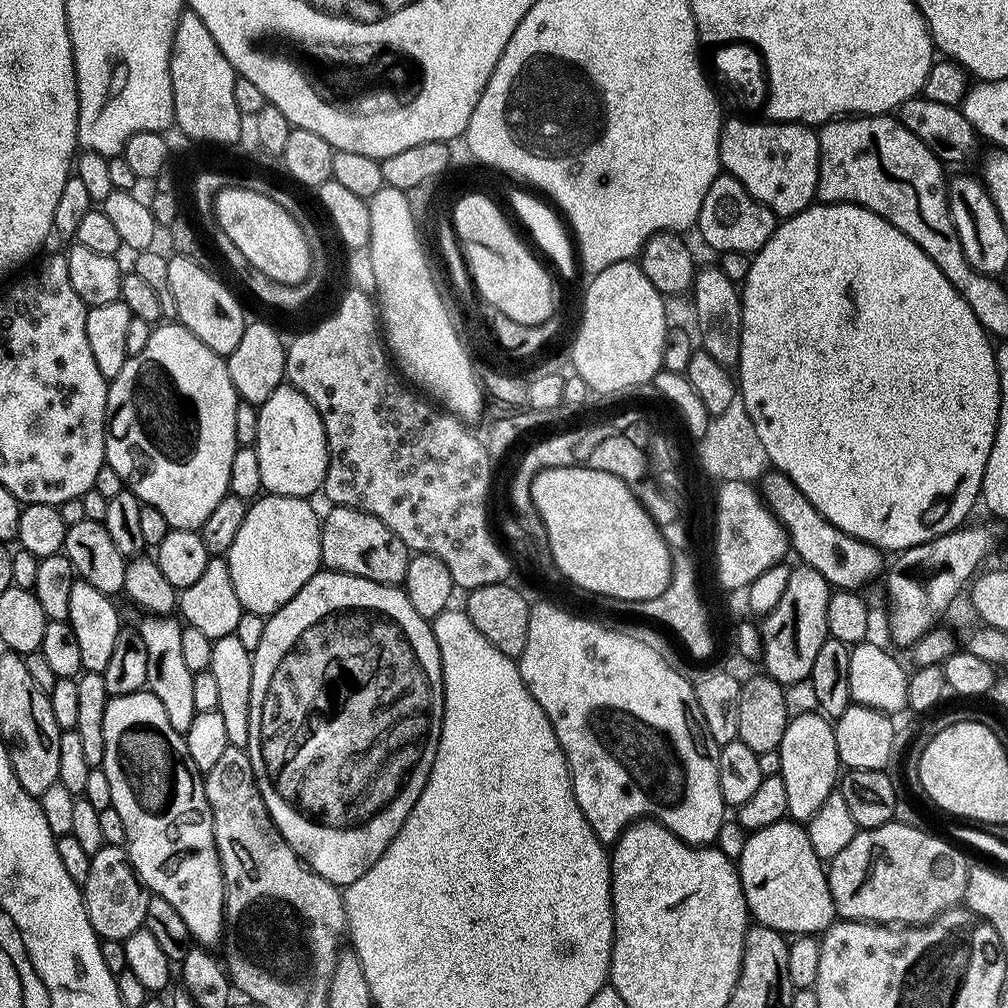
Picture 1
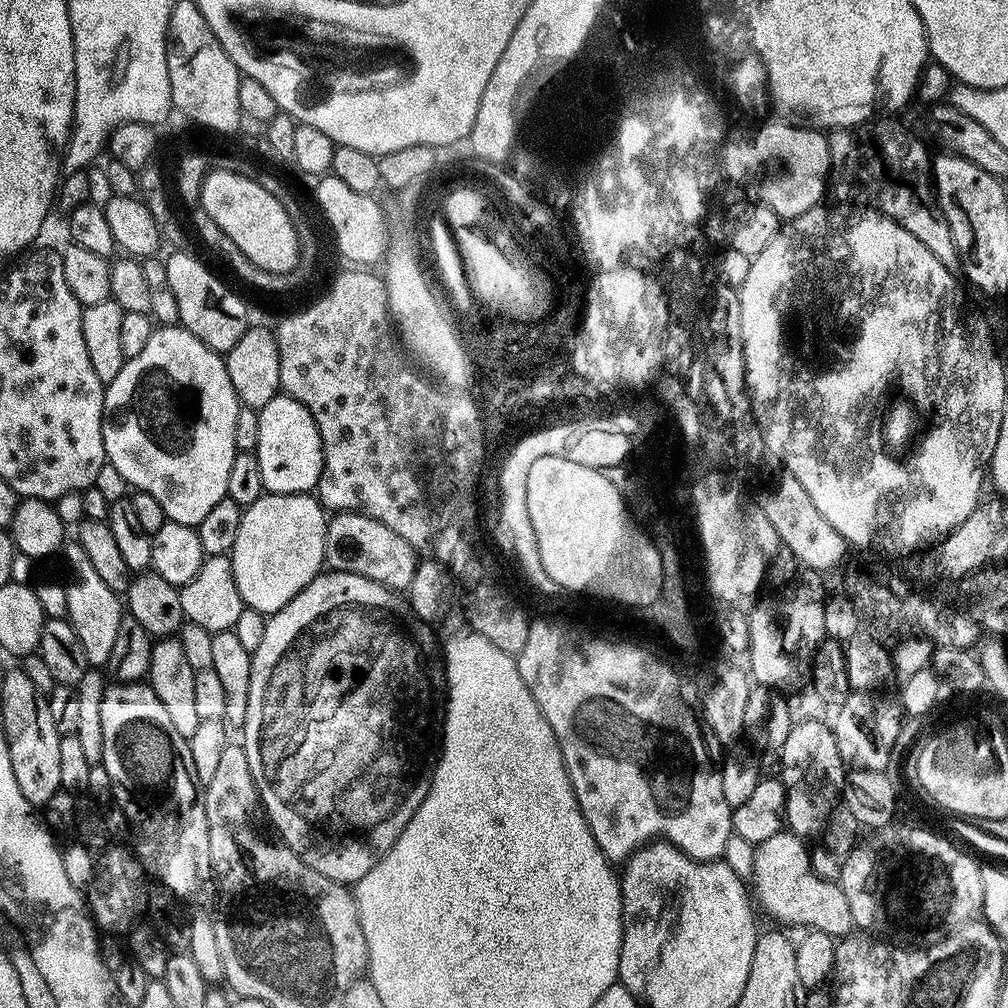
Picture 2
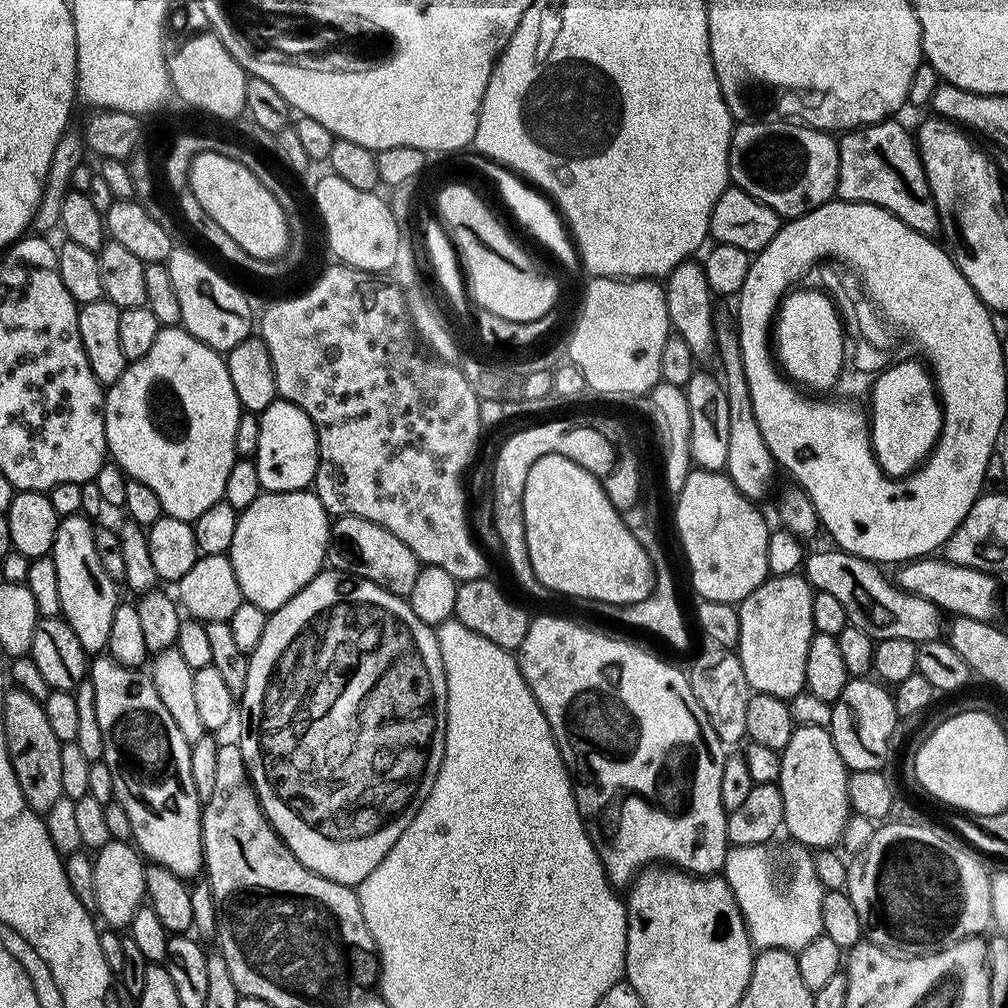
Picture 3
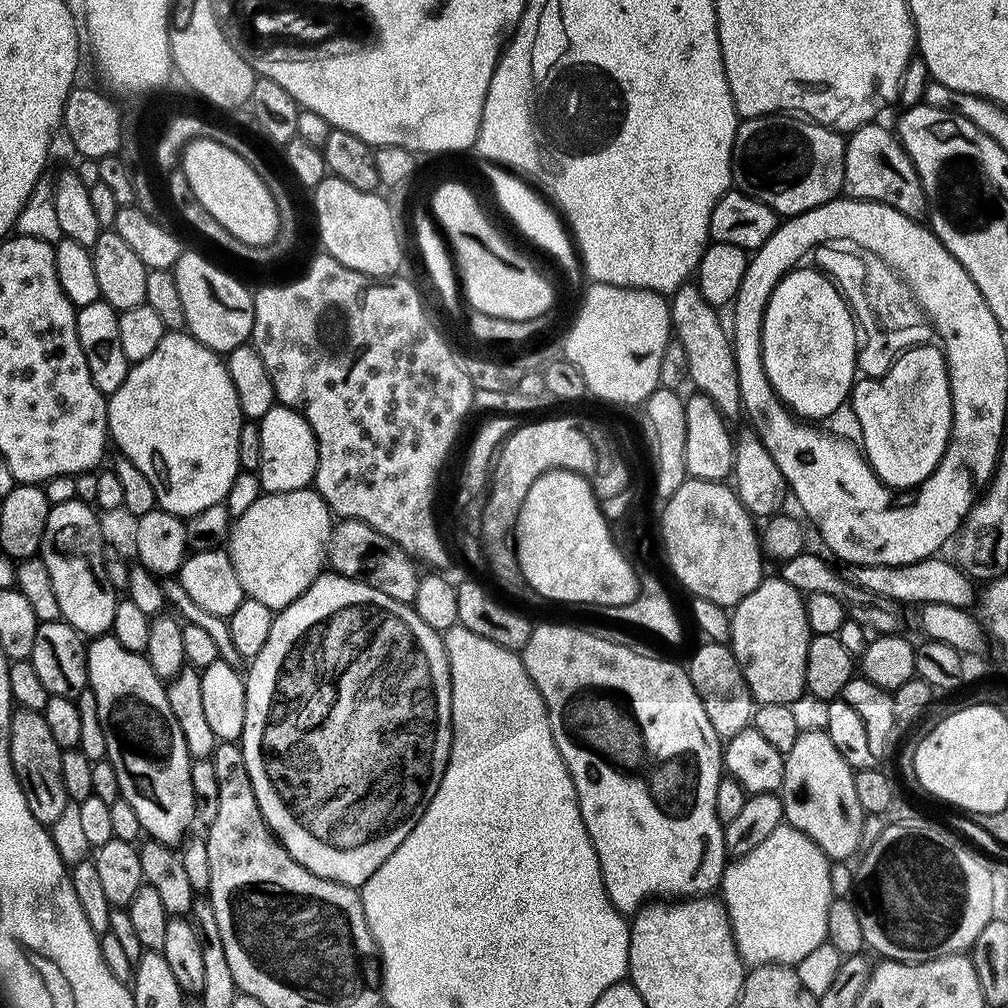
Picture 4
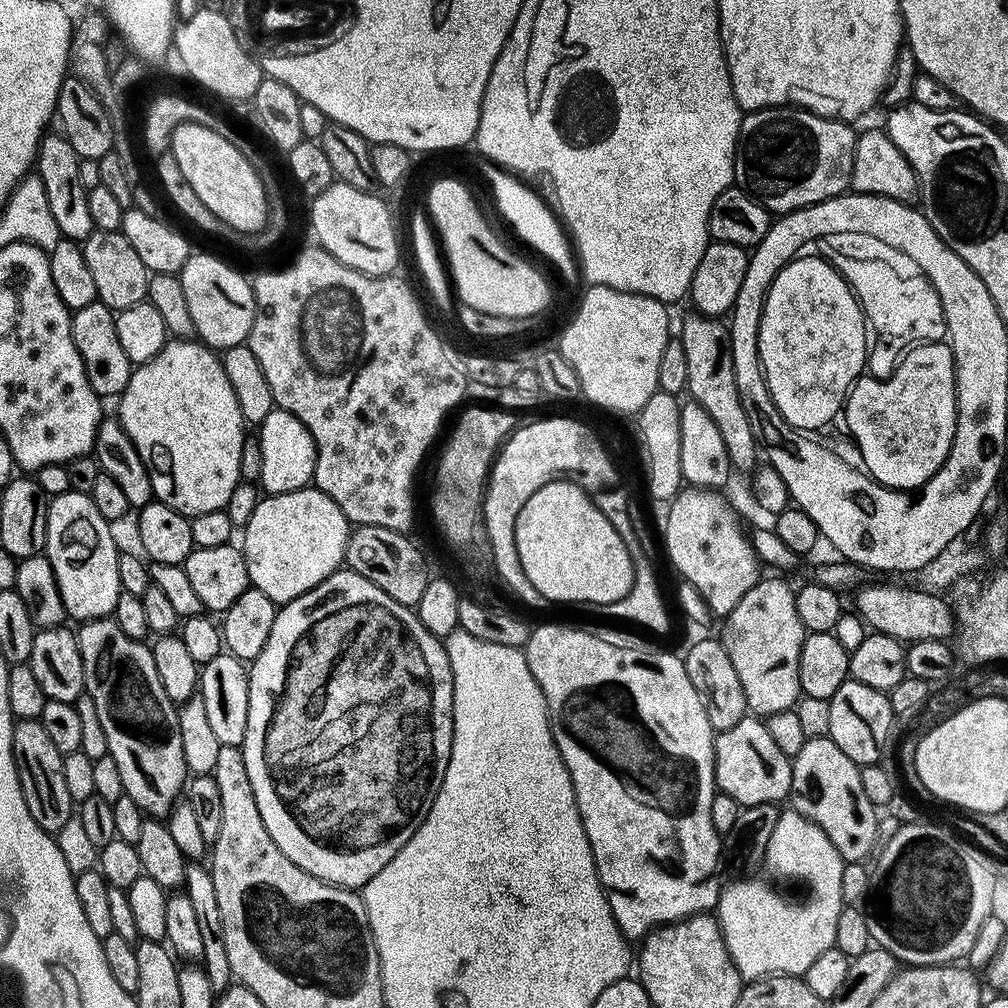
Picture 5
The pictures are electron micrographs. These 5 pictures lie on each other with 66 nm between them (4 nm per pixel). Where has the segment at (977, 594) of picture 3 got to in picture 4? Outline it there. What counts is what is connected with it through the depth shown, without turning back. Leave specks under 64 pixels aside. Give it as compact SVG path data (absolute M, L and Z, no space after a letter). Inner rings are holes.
M928 557L910 564L861 564L853 565L848 572L852 582L879 599L888 599L896 604L925 605L942 604L969 607L976 600L976 589L971 580L956 566L941 559Z

